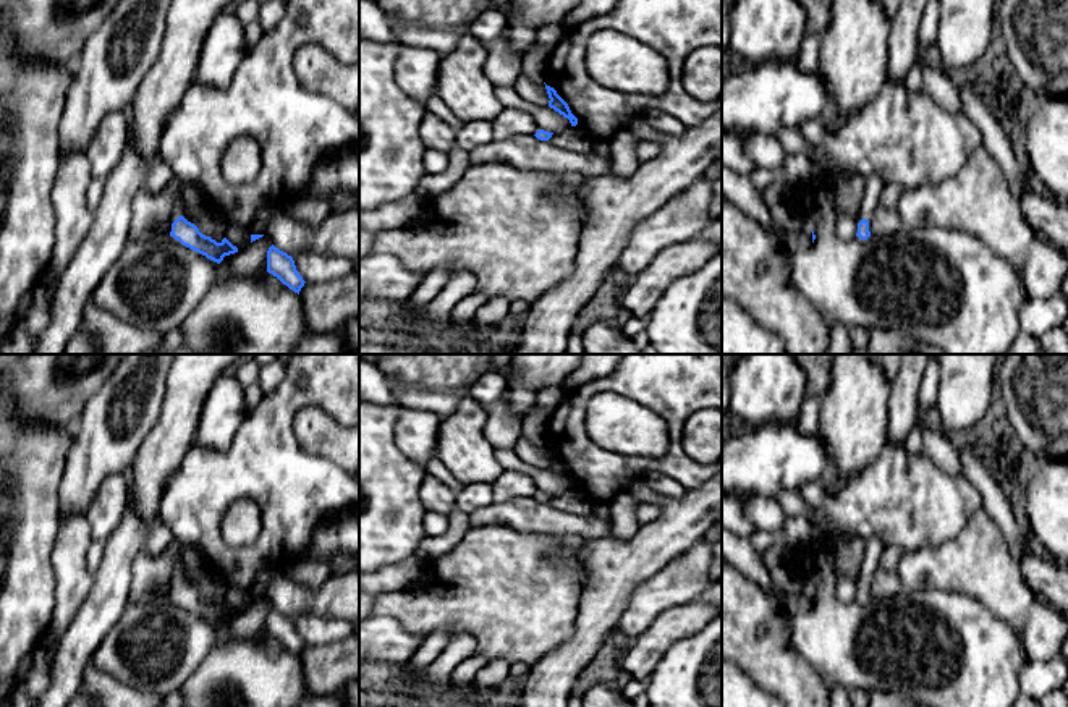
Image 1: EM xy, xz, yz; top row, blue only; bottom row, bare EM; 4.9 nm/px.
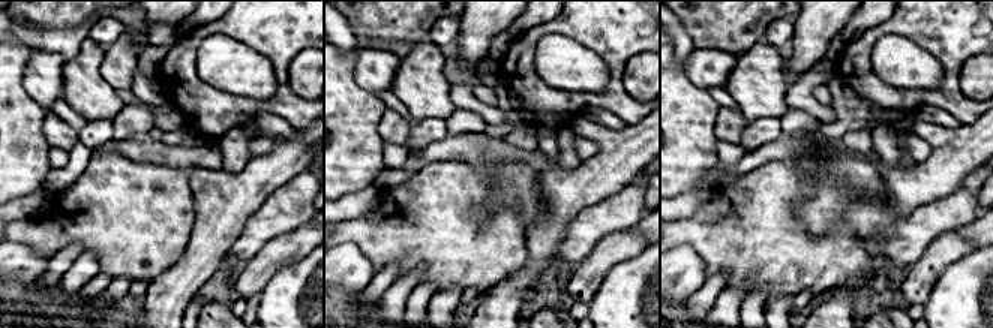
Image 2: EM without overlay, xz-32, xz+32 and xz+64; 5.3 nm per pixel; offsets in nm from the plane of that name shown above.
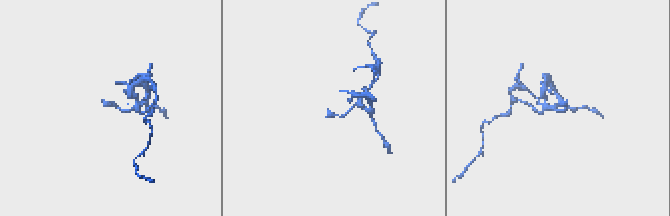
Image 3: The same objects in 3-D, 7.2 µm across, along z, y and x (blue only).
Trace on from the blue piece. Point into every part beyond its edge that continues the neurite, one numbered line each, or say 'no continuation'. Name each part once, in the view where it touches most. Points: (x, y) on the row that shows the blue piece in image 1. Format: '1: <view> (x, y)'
1: yz (873, 186)

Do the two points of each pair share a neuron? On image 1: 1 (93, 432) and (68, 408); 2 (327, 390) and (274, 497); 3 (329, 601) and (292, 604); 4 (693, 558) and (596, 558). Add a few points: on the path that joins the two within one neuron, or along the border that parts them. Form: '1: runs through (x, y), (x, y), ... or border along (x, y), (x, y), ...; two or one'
1: border along (101, 387), (75, 421); two
2: runs through (295, 400), (274, 421), (274, 465); one
3: runs through (319, 601), (301, 601); one
4: border along (703, 539), (696, 541), (644, 581); two

